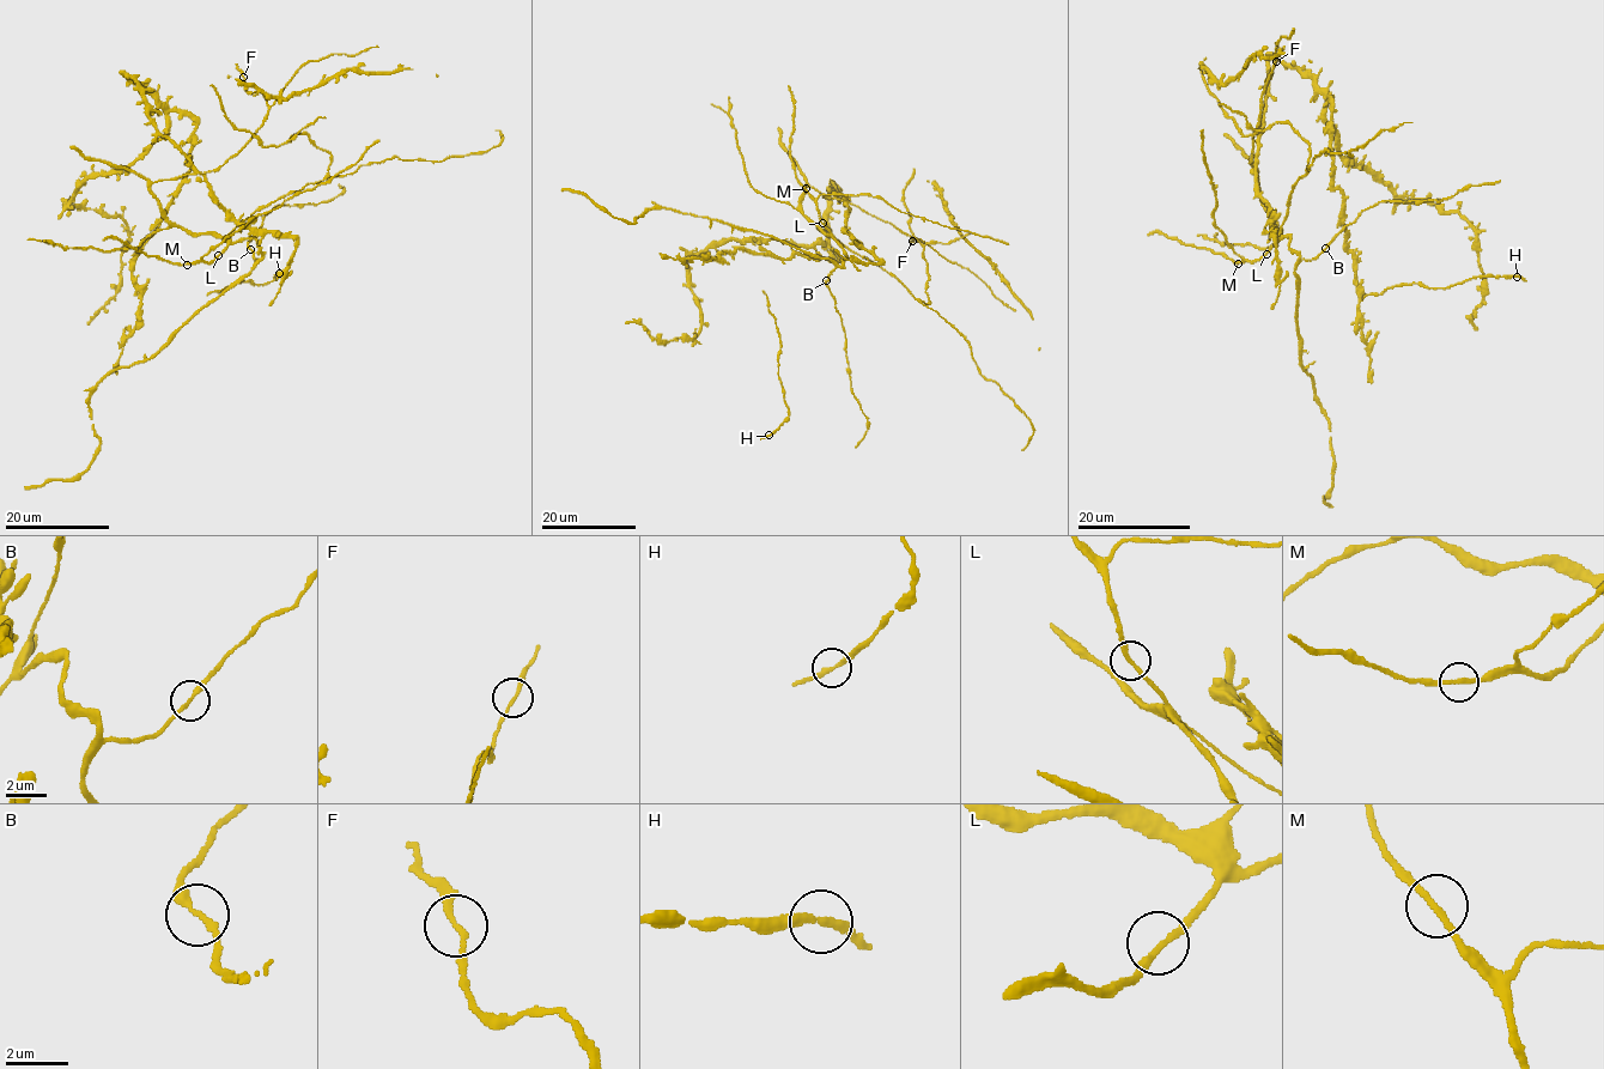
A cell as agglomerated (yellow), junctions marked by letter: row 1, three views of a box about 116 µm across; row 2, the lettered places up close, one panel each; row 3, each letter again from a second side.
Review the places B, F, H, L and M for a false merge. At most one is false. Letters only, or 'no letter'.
no letter

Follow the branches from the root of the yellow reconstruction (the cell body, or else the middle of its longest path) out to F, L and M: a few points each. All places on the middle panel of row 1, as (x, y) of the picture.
F: (826, 196), (848, 201), (924, 242), (911, 238), (913, 241)
L: (826, 196), (803, 187), (799, 200), (803, 216), (830, 234), (822, 223)
M: (826, 196), (803, 187), (799, 200), (803, 216), (830, 234), (806, 188)

